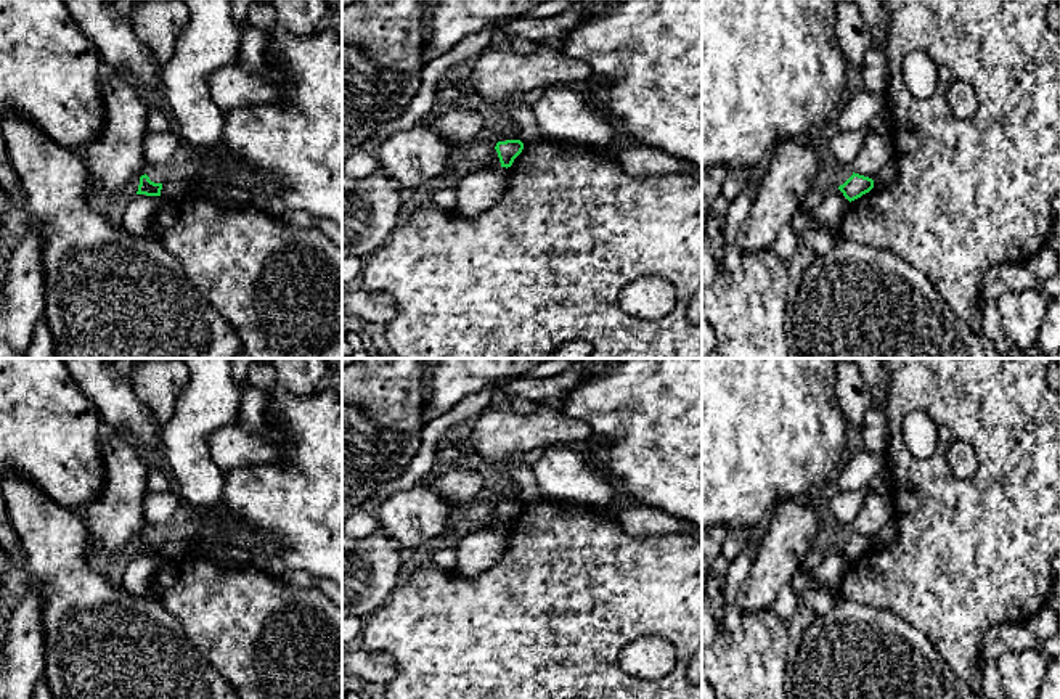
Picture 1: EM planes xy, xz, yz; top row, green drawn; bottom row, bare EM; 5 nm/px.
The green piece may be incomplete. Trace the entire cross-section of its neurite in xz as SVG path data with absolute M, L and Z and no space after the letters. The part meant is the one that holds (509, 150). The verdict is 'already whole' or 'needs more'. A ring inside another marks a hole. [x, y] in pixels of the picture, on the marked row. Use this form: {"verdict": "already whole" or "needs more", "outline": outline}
{"verdict": "already whole", "outline": "M520 140L498 141L495 146L501 167L511 167L514 159L522 153L524 143Z"}

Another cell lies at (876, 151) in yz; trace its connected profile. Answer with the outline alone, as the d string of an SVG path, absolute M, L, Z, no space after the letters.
M869 133L850 166L854 174L875 178L882 167L893 157L888 138Z

